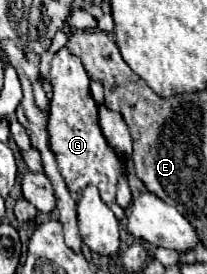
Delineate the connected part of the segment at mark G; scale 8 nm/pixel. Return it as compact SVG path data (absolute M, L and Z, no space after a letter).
M61 47L53 61L51 61L51 81L53 81L53 99L49 103L49 143L51 151L55 153L59 171L69 187L73 199L81 197L81 191L87 185L95 185L101 193L101 199L107 205L115 203L115 189L125 173L125 159L115 153L107 139L101 133L99 119L97 119L97 103L91 97L89 83L91 77L87 75L81 59L73 55L67 47Z

